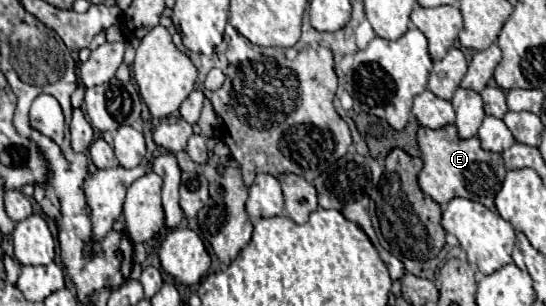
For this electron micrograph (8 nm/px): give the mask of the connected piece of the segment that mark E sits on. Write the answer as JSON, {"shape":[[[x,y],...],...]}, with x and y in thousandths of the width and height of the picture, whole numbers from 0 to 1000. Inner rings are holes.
{"shape":[[[815,408],[808,422],[771,415],[764,428],[764,461],[771,480],[771,513],[778,526],[767,565],[767,611],[804,670],[819,670],[833,644],[852,644],[907,683],[903,650],[914,631],[925,585],[925,539],[918,500],[885,493],[874,448],[841,454],[833,408]]]}

